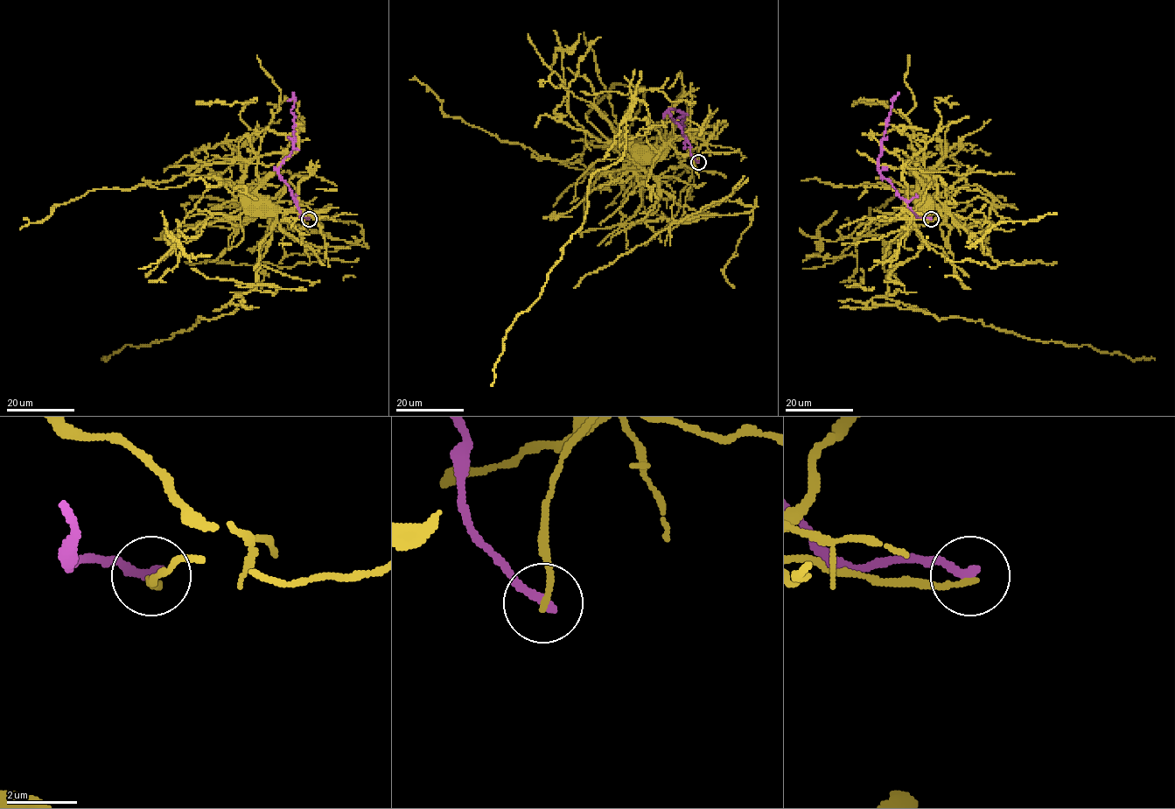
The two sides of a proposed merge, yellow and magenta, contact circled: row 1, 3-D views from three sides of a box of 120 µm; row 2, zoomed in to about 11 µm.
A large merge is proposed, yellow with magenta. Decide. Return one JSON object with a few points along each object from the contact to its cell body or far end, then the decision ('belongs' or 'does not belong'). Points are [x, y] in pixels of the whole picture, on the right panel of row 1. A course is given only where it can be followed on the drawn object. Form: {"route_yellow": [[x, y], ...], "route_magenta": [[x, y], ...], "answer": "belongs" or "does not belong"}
{"route_yellow": [[931, 219], [905, 216], [919, 201]], "route_magenta": [[931, 219], [919, 218], [878, 169], [886, 120], [891, 111], [892, 99], [898, 92]], "answer": "does not belong"}

